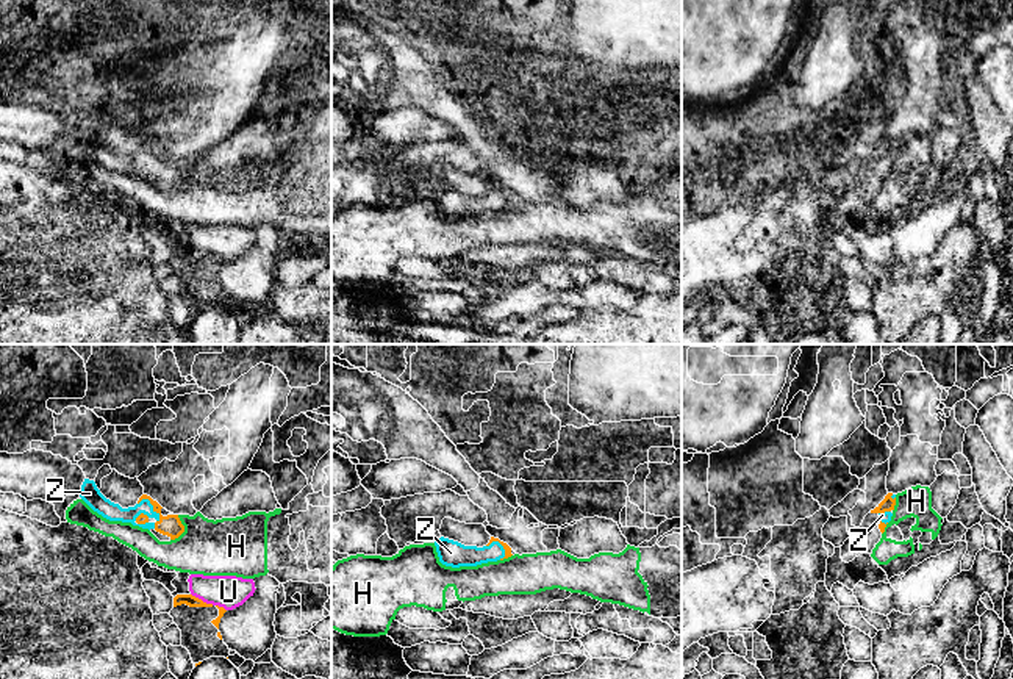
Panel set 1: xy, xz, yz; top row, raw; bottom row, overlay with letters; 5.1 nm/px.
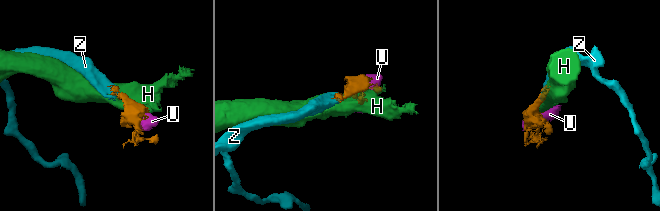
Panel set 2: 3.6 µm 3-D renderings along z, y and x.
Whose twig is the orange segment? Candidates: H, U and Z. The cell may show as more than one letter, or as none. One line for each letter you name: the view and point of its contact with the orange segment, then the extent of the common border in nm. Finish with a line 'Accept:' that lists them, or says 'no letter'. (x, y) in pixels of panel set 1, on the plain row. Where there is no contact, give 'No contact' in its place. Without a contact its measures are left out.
Z: Touches orange at xy (155, 160). Shared border 170 nm
Accept: Z

